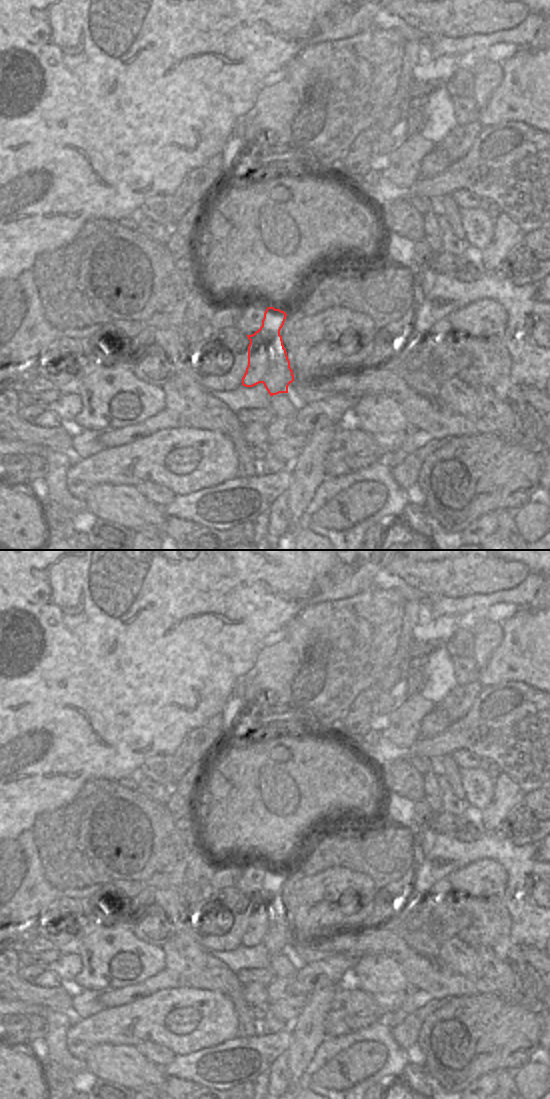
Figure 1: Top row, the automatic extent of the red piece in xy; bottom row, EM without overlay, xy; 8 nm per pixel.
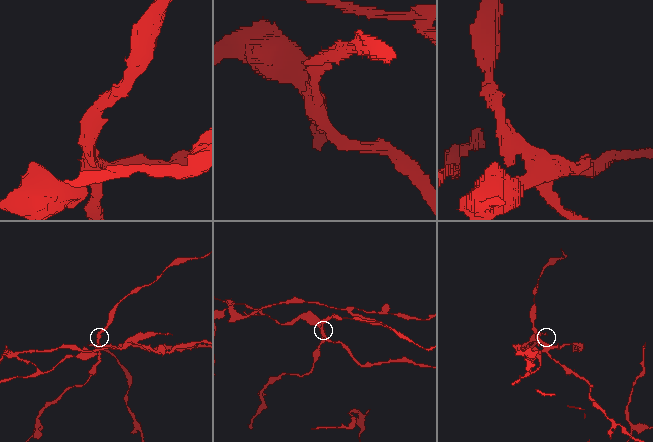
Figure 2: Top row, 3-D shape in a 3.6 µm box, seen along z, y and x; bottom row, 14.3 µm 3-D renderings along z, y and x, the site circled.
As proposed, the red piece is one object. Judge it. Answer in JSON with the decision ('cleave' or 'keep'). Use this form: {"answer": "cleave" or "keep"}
{"answer": "cleave"}

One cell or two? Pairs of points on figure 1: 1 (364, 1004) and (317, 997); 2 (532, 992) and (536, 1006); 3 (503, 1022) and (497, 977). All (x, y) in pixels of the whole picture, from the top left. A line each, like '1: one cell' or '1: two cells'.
1: two cells
2: one cell
3: two cells

